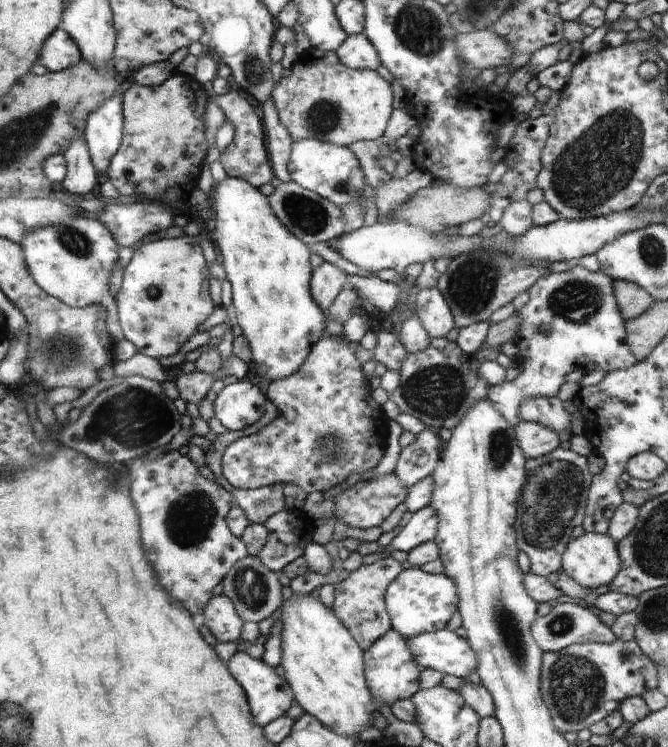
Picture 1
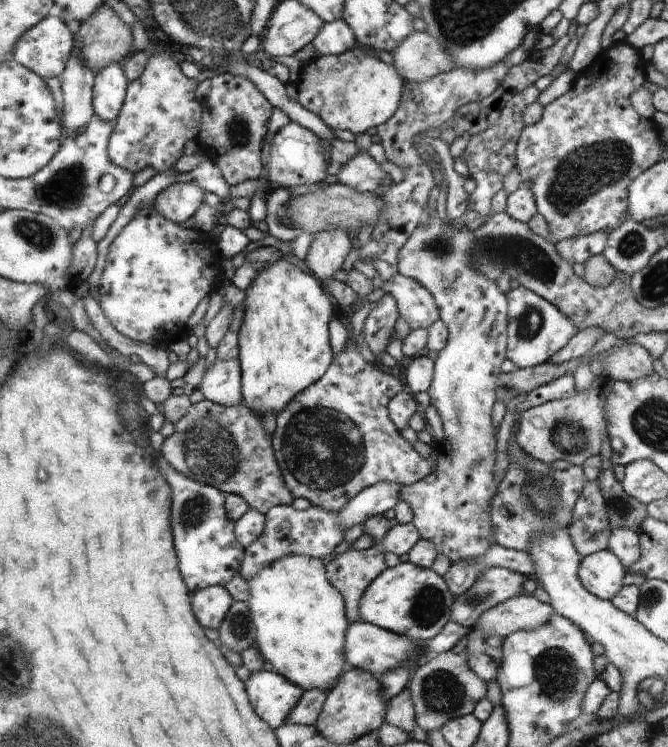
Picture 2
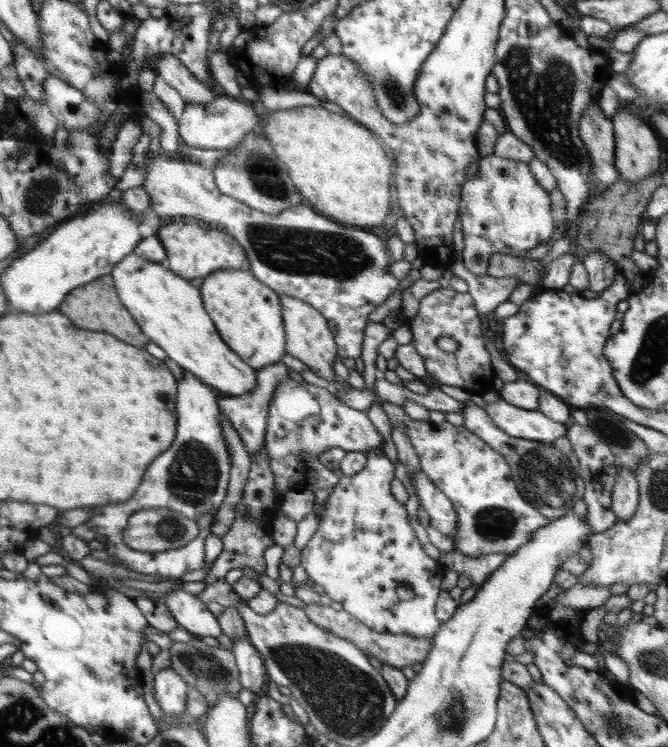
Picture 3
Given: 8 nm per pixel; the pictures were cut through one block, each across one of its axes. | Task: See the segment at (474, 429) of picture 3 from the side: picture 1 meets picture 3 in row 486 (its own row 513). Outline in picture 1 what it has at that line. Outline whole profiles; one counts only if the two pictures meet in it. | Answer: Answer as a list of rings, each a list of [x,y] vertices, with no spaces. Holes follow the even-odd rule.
[[[557,447],[552,452],[537,459],[527,459],[525,485],[518,495],[517,511],[514,523],[515,536],[519,550],[528,555],[530,560],[529,573],[546,577],[561,569],[561,558],[571,541],[572,530],[583,523],[585,517],[587,494],[593,474],[589,470],[588,457],[579,455],[571,449]]]

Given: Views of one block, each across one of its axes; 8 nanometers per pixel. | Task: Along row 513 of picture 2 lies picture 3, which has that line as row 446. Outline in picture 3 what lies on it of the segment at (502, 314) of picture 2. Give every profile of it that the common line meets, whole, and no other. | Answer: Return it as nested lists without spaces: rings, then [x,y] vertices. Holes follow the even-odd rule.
[[[383,402],[391,426],[402,424],[414,447],[421,470],[430,482],[450,499],[458,514],[459,532],[454,549],[465,556],[480,558],[501,553],[512,557],[533,535],[551,524],[541,510],[526,503],[518,492],[510,467],[504,457],[464,426],[449,422],[415,421],[406,415],[402,406]]]

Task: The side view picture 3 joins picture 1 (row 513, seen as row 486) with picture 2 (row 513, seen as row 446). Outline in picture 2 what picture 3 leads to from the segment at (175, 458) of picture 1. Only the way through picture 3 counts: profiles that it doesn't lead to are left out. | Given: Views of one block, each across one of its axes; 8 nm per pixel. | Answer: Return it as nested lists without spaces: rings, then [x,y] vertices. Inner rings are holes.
[[[156,455],[157,467],[163,468],[167,485],[170,487],[170,524],[174,536],[180,574],[194,594],[209,586],[226,586],[239,572],[245,548],[234,534],[235,524],[225,509],[225,496],[221,490],[183,475],[174,467],[167,466],[167,460]]]

